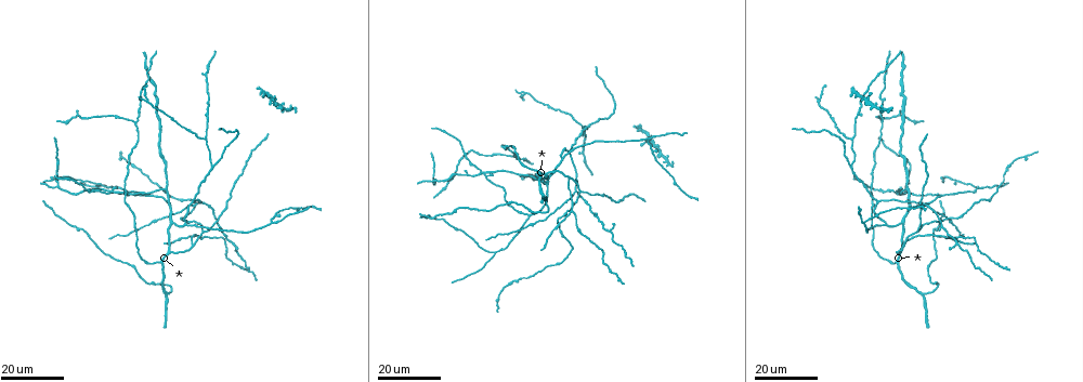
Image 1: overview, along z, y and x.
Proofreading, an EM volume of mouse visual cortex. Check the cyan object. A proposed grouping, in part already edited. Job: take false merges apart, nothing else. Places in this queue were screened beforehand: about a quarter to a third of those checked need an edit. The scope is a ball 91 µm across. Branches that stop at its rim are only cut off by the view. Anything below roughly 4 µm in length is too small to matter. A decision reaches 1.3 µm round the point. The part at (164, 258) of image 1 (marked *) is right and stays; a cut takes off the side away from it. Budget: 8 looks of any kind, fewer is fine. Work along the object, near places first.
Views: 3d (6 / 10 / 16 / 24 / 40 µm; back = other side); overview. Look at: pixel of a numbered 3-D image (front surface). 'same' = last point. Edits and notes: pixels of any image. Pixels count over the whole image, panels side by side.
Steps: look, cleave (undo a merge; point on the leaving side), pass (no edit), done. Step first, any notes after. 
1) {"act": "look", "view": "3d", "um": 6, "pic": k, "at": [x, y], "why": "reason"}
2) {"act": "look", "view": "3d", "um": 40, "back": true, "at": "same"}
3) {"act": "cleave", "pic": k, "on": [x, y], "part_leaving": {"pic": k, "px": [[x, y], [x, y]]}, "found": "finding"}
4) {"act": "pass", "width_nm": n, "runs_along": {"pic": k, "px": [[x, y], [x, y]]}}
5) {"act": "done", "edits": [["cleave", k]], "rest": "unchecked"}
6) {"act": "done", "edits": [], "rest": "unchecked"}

{"act": "look", "view": "3d", "um": 16, "pic": 1, "at": [906, 187], "why": "branch point"}

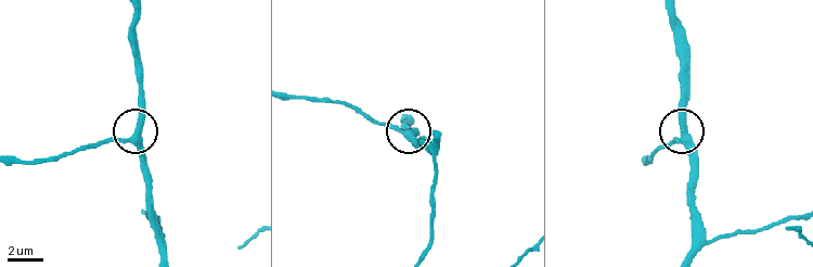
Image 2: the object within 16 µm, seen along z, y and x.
{"act": "look", "view": "3d", "um": 6, "pic": 2, "at": [686, 138]}

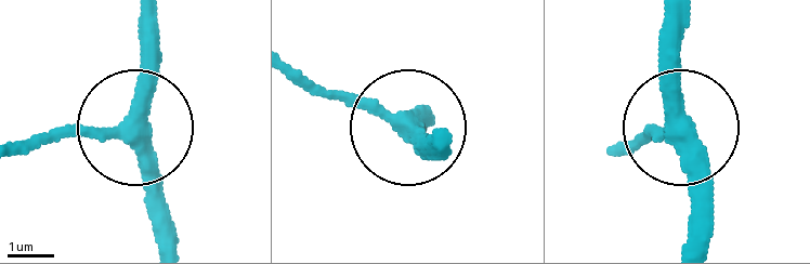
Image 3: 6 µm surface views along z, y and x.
{"act": "pass", "width_nm": 340, "runs_along": {"pic": 3, "px": [[175, 237], [129, 121], [141, 16]]}, "found": "one cell here"}

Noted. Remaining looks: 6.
{"act": "look", "view": "3d", "um": 24, "pic": 1, "at": [546, 186], "why": "a fork"}

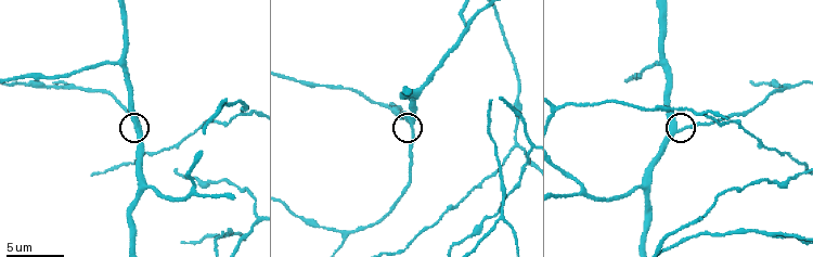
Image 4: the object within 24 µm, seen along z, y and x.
{"act": "look", "view": "3d", "um": 10, "pic": 4, "at": [677, 128]}

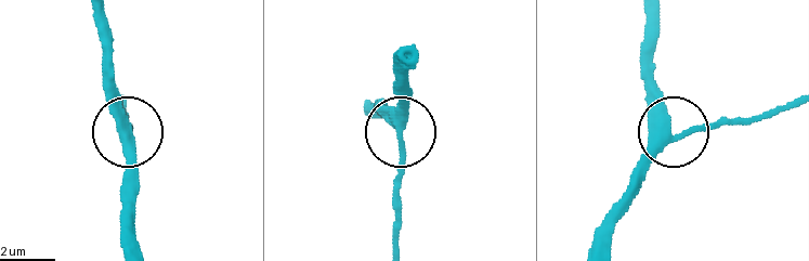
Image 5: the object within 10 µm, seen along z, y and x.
{"act": "pass", "arms": 3, "found": "continuous, no second cell"}

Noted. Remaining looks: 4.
{"act": "look", "view": "3d", "um": 24, "pic": 1, "at": [213, 166], "why": "three arms meet"}

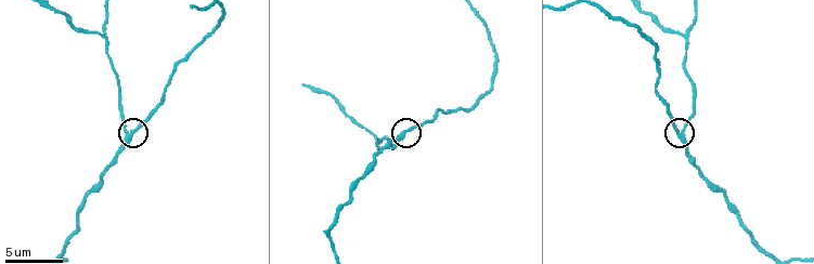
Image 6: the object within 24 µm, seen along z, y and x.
{"act": "look", "view": "3d", "um": 10, "pic": 6, "at": [680, 133], "why": "closer look"}

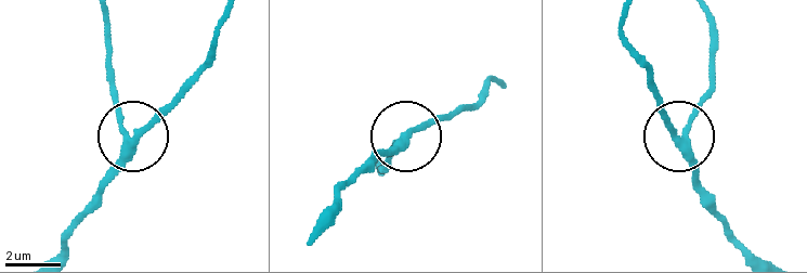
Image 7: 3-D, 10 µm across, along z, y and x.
{"act": "pass", "width_nm": 270, "runs_along": {"pic": 7, "px": [[60, 249], [115, 158], [183, 91]]}, "found": "continuous, no second cell"}

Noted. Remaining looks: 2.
{"act": "look", "view": "3d", "um": 16, "pic": 1, "at": [273, 222], "why": "a fork"}

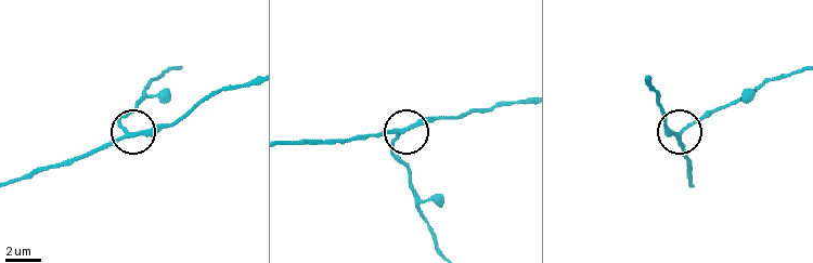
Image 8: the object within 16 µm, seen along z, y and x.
{"act": "look", "view": "3d", "um": 10, "pic": 8, "at": [678, 134]}

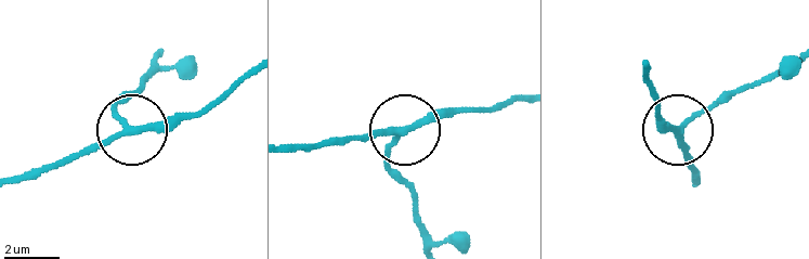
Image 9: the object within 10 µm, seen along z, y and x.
{"act": "pass", "side_arm_um": 15, "runs_along": {"pic": 9, "px": [[286, 146], [335, 146], [479, 112]]}, "found": "all the same cell"}

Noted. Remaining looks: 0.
{"act": "done", "edits": [], "rest": "unchecked"}

